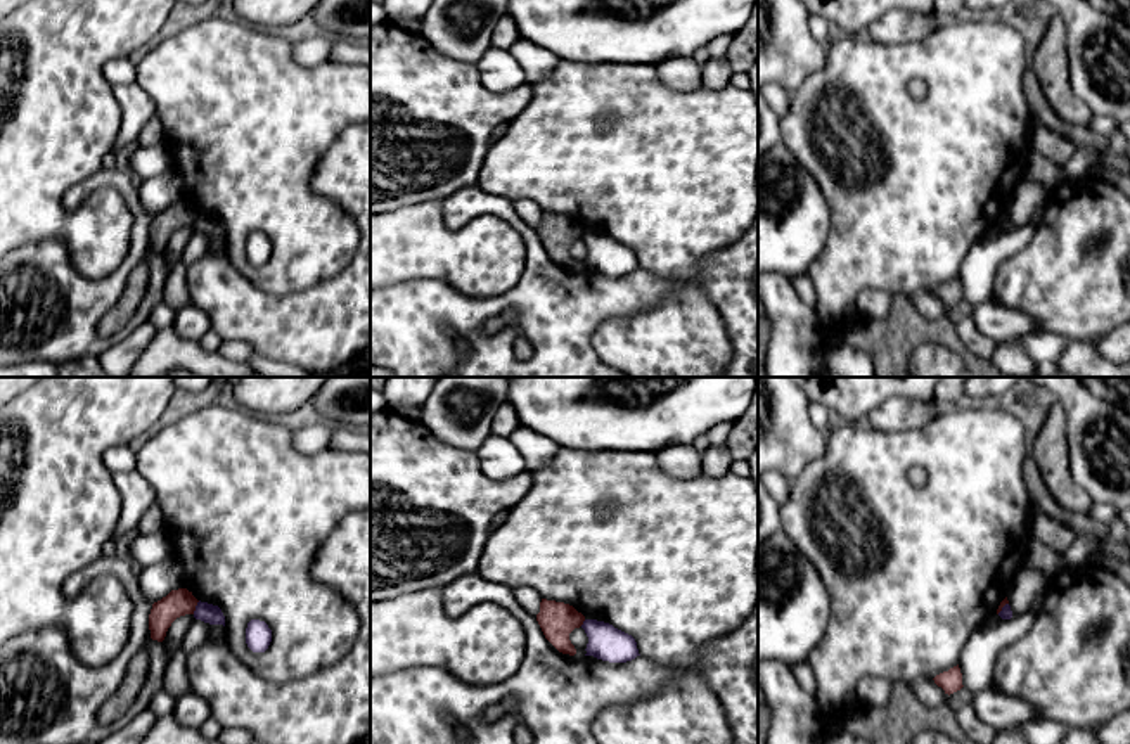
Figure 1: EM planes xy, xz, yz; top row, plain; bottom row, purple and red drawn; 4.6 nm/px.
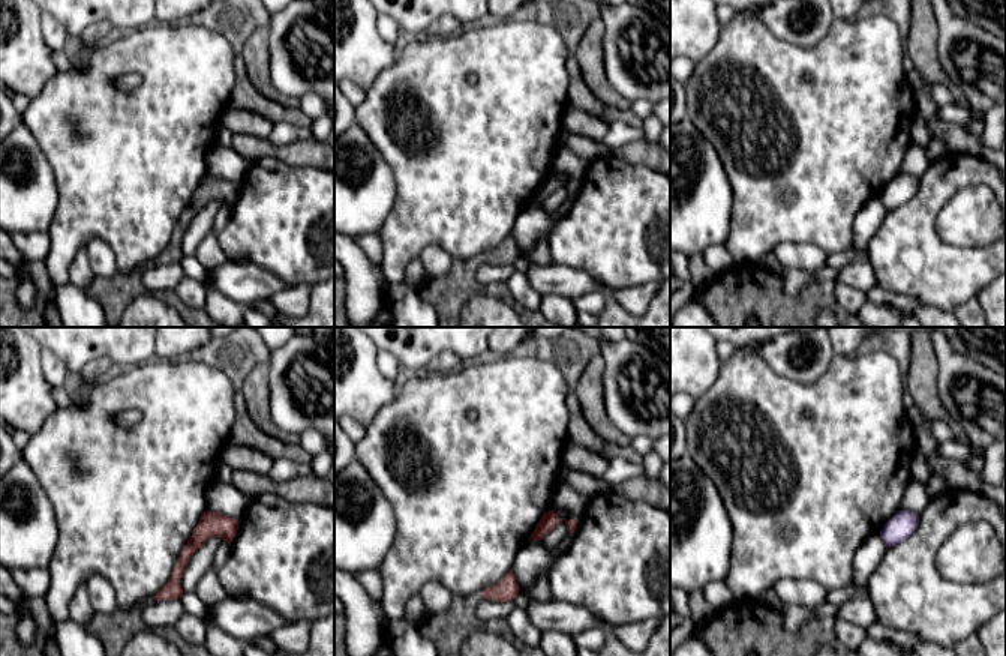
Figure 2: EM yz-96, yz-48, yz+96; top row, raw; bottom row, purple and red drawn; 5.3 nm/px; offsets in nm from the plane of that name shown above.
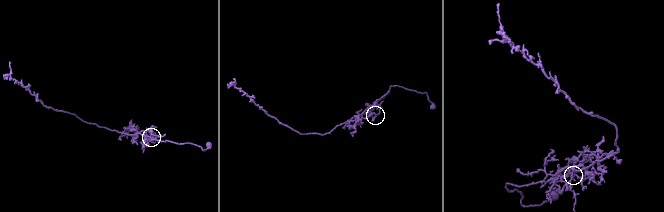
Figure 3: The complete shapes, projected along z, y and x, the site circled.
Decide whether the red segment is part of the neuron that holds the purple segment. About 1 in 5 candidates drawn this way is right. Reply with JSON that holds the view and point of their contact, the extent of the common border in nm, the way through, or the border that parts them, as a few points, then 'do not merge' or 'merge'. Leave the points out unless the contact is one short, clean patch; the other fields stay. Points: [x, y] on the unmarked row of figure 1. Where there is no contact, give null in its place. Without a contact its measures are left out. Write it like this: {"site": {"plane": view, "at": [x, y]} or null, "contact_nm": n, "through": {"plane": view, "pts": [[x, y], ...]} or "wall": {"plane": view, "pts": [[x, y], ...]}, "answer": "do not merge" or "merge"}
{"site": {"plane": "xy", "at": [196, 220]}, "contact_nm": 70, "wall": {"plane": "xy", "pts": [[199, 213], [192, 225]]}, "answer": "do not merge"}

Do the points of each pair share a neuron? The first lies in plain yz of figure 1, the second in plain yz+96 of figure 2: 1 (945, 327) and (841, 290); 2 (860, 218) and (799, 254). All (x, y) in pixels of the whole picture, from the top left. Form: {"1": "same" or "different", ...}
{"1": "different", "2": "different"}

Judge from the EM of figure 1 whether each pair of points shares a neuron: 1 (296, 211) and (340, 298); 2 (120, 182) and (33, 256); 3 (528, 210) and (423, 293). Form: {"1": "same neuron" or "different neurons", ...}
{"1": "different neurons", "2": "same neuron", "3": "different neurons"}

